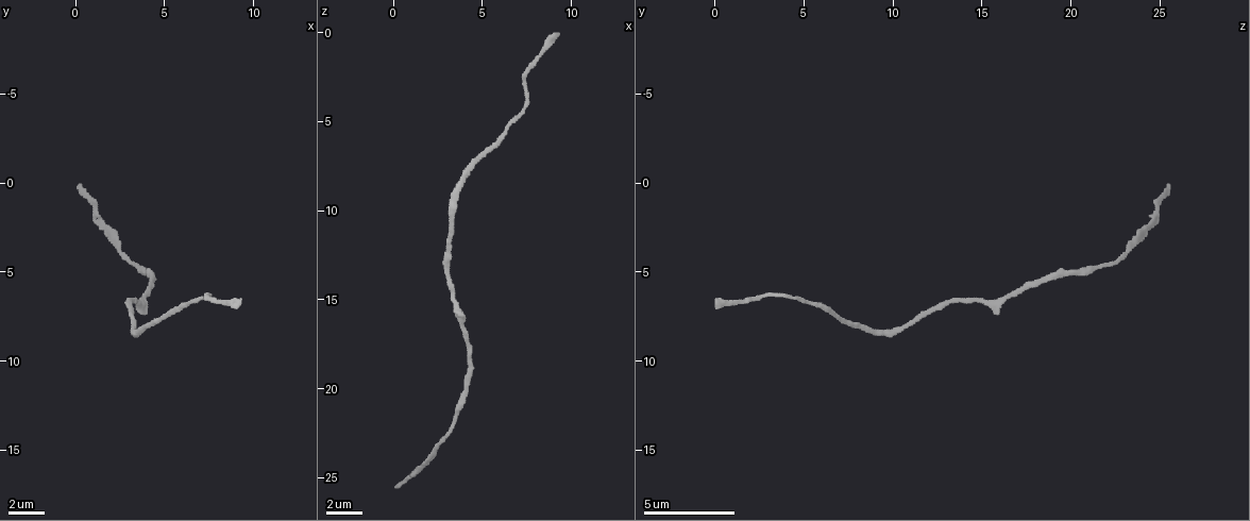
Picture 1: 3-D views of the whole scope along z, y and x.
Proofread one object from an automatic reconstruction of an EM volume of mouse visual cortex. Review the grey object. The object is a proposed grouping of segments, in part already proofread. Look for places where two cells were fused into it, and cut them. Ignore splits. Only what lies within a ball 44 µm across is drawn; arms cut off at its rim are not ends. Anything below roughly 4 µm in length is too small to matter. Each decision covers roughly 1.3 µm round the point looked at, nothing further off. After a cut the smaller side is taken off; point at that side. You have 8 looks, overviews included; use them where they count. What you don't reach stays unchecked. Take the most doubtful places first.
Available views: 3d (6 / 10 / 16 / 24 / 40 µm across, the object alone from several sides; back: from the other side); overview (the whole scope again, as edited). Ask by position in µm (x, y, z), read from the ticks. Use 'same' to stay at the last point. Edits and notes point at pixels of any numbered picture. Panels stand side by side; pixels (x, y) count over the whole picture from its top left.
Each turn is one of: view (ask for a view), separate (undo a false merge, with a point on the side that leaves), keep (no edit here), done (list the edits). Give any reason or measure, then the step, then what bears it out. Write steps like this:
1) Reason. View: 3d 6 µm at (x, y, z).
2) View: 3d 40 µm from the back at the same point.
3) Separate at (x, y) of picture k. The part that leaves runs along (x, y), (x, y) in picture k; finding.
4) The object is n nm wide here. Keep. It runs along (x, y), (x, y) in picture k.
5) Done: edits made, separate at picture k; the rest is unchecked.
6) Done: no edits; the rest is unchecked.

Calibre changes. View: 3d 10 µm at (3.7, 4.9, 20.9).

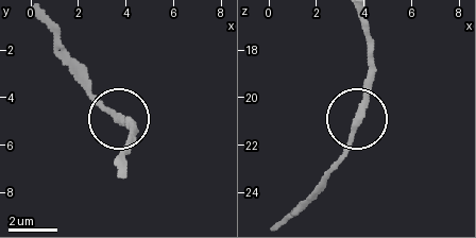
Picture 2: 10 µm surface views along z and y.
View: 3d 10 µm from the back at (3.8, 5.0, 20.9).

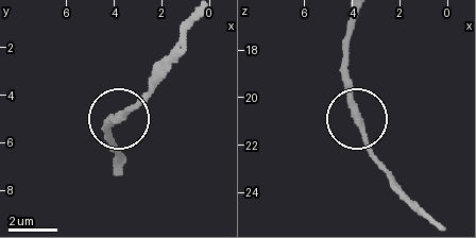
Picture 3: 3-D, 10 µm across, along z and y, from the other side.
The object is 260 nm wide here. Keep. It runs along (355, 20), (346, 45), (346, 81), (367, 148), (393, 176) in picture 3; one cell here.

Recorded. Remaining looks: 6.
Calibre changes. View: 3d 10 µm at (3.2, 8.3, 10.2).

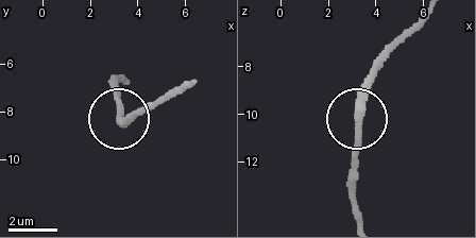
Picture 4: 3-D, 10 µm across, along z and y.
Other side. View: 3d 10 µm from the back at the same point.

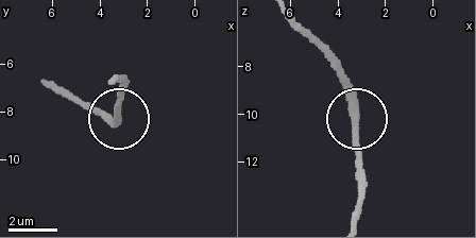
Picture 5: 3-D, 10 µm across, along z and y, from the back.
Keep. It runs along (357, 193), (357, 104), (340, 64) in picture 5; one cell here.

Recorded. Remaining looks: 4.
Sudden change in width. View: 3d 10 µm at (4.0, 6.3, 16.8).

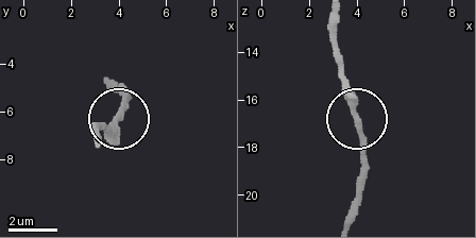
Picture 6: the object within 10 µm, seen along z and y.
View: 3d 6 µm at (4.0, 6.1, 16.8).

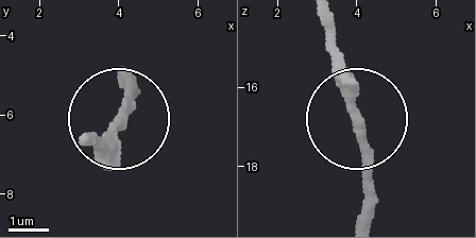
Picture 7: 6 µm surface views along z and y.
Keep. It runs along (325, 26), (366, 157), (366, 219) in picture 7; all the same cell.

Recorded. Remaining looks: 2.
Sudden change in width. View: 3d 10 µm at (1.3, 1.8, 24.7).

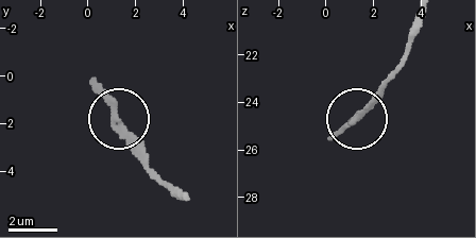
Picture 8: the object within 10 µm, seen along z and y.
Keep. One cell here.

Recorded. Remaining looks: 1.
Done: no edits; the rest is unchecked.

